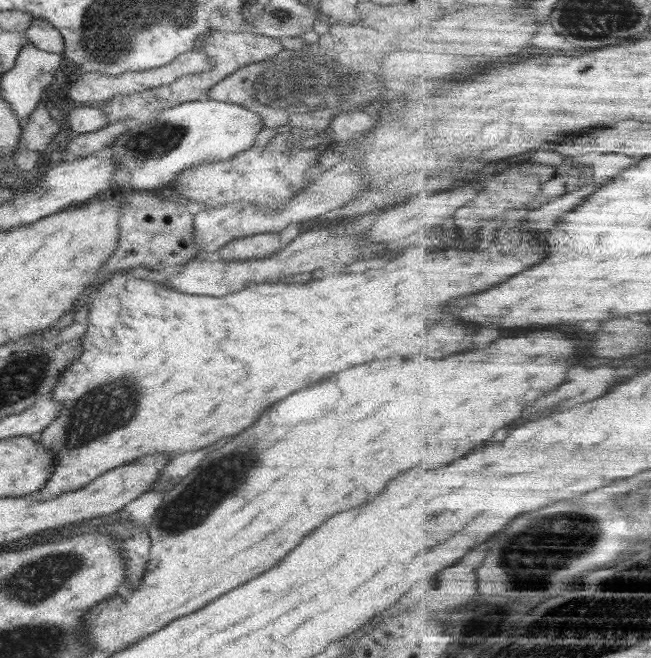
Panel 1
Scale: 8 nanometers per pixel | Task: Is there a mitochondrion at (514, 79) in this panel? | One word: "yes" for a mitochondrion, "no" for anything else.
no

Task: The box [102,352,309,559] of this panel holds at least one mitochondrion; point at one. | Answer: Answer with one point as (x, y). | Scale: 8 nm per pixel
(203, 495)

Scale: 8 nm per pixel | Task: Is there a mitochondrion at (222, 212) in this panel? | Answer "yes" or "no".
no

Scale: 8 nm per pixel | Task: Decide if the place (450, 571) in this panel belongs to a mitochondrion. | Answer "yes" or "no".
no

